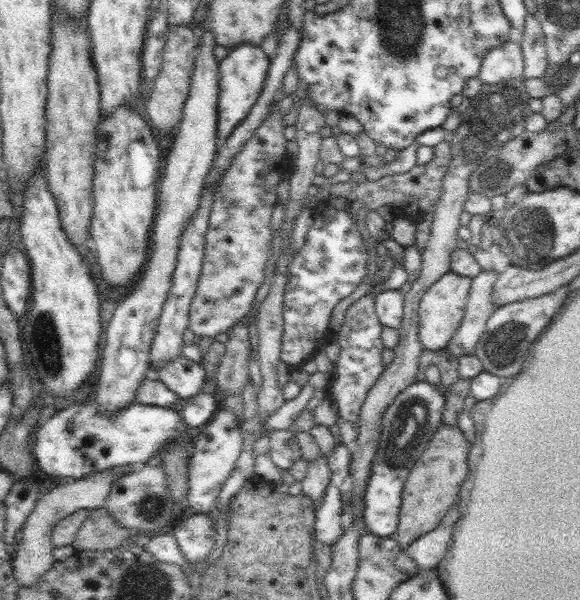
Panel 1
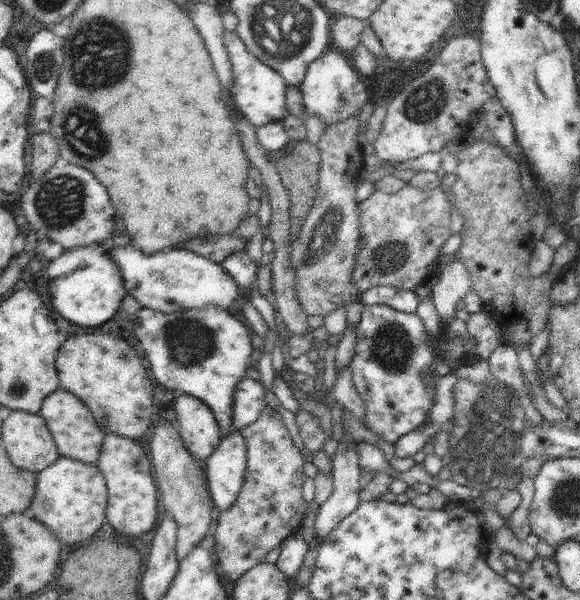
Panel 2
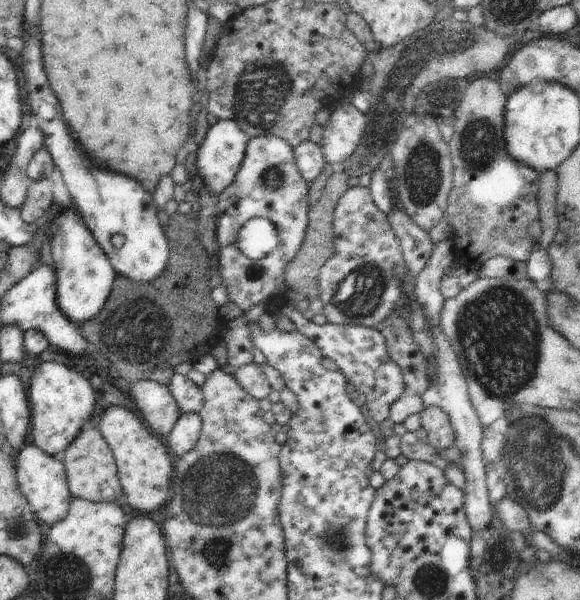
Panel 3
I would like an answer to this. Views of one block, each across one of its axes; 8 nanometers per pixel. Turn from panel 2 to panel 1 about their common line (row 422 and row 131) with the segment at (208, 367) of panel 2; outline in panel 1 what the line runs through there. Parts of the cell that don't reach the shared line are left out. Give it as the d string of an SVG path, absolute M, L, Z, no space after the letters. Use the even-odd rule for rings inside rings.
M242 44L219 61L218 149L222 148L233 129L248 116L252 107L257 103L269 71L269 59L269 56L262 51L261 47Z

